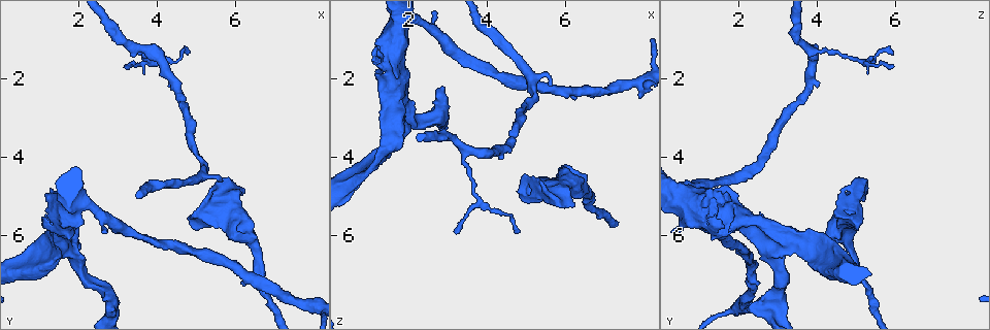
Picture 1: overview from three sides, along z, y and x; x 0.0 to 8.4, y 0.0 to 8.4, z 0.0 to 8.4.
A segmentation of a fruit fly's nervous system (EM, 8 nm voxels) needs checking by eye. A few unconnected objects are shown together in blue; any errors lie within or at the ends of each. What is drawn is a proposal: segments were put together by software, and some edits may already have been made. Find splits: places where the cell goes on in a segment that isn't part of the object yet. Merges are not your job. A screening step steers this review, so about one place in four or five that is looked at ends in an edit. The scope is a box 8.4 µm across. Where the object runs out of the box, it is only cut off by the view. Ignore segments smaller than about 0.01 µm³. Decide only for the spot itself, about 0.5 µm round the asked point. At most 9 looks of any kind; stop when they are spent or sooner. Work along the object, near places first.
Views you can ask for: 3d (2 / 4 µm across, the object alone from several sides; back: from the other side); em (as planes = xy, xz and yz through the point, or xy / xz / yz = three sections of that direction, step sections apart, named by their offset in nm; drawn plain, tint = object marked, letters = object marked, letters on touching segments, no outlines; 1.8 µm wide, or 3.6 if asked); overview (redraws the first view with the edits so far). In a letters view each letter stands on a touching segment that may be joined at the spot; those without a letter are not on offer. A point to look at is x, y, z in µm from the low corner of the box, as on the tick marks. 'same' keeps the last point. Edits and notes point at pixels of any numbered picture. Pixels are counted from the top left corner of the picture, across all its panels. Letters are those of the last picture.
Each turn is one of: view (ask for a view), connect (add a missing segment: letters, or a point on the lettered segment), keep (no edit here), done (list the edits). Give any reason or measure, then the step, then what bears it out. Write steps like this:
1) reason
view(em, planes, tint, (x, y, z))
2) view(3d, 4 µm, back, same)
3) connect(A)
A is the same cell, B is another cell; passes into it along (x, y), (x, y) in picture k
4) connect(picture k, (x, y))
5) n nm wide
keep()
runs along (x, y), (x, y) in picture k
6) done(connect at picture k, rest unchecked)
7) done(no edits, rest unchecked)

branch stops here
view(em, xy, step 8, tint, (5.65, 4.60, 2.15))

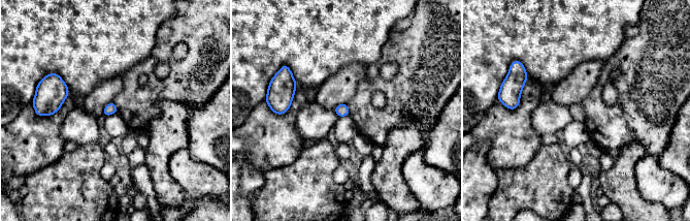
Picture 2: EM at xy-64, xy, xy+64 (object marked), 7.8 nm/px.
view(em, planes, letters, same)

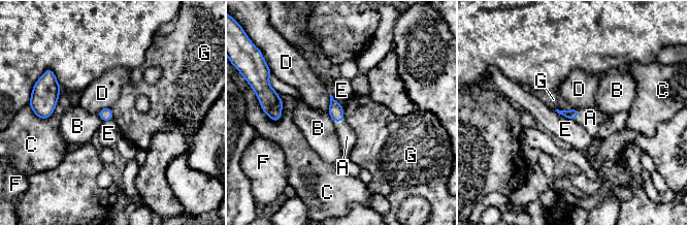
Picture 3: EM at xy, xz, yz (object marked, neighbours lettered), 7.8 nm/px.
connect(A)
A is the same cell, B, C, D, E, F and G are other cells; passes into it along (572, 115), (577, 115), (590, 118) in picture 3; it goes on there

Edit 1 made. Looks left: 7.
redraw
view(overview)

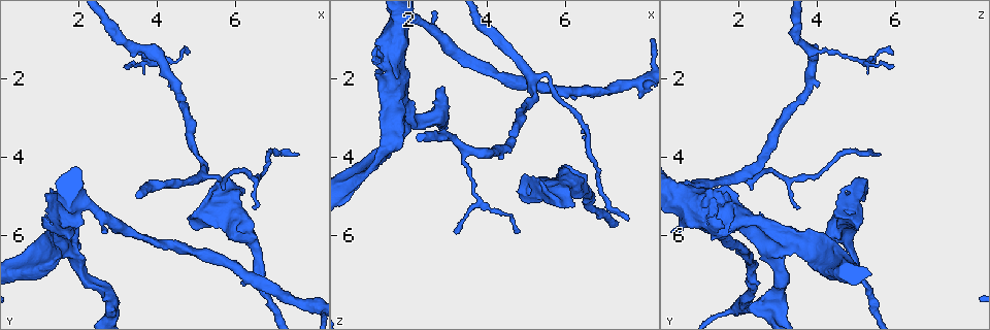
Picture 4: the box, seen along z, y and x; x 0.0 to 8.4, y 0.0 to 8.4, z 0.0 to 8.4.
free end
view(em, planes, tint, (6.20, 4.80, 5.30))

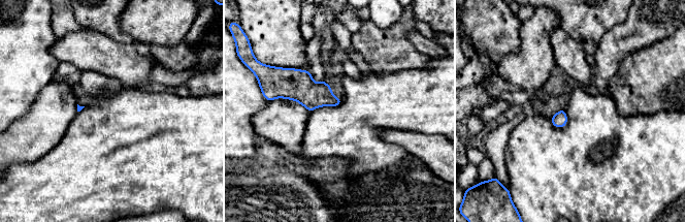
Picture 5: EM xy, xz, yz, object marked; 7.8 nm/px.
what lies round it
view(em, planes, letters, same)

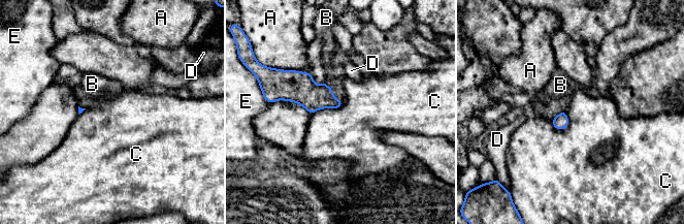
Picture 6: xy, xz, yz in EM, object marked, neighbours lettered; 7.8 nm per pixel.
keep()
A, B, C, D and E are other cells; none of them fits

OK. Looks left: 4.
two arms at a narrow angle
view(3d, 4 µm, (1.70, 5.30, 1.25))

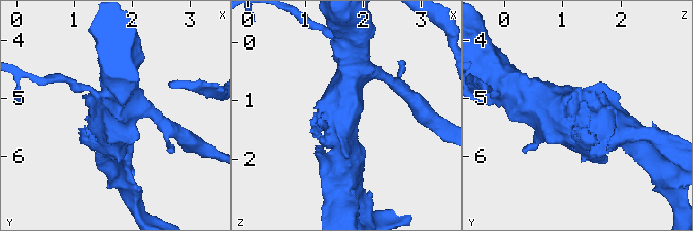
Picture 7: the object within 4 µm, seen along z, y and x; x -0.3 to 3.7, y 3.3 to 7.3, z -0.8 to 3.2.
view(em, 3.6 µm, xz, step 4, tint, (1.70, 5.25, 1.30))

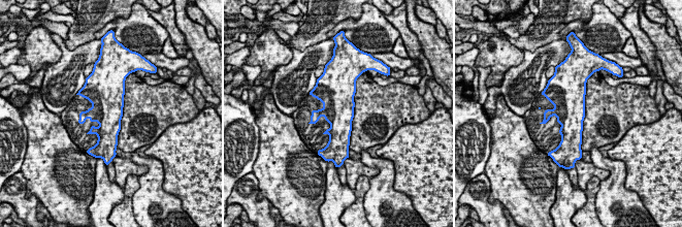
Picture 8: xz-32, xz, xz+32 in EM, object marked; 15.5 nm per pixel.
view(em, 3.6 µm, planes, letters, same)

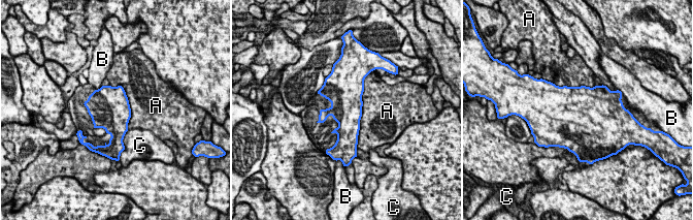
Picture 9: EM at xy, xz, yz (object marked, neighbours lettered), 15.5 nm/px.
480 nm wide
keep()
A, B and C are other cells; no lettered segment goes on from it

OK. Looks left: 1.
done(connect at picture 3, rest unchecked)

